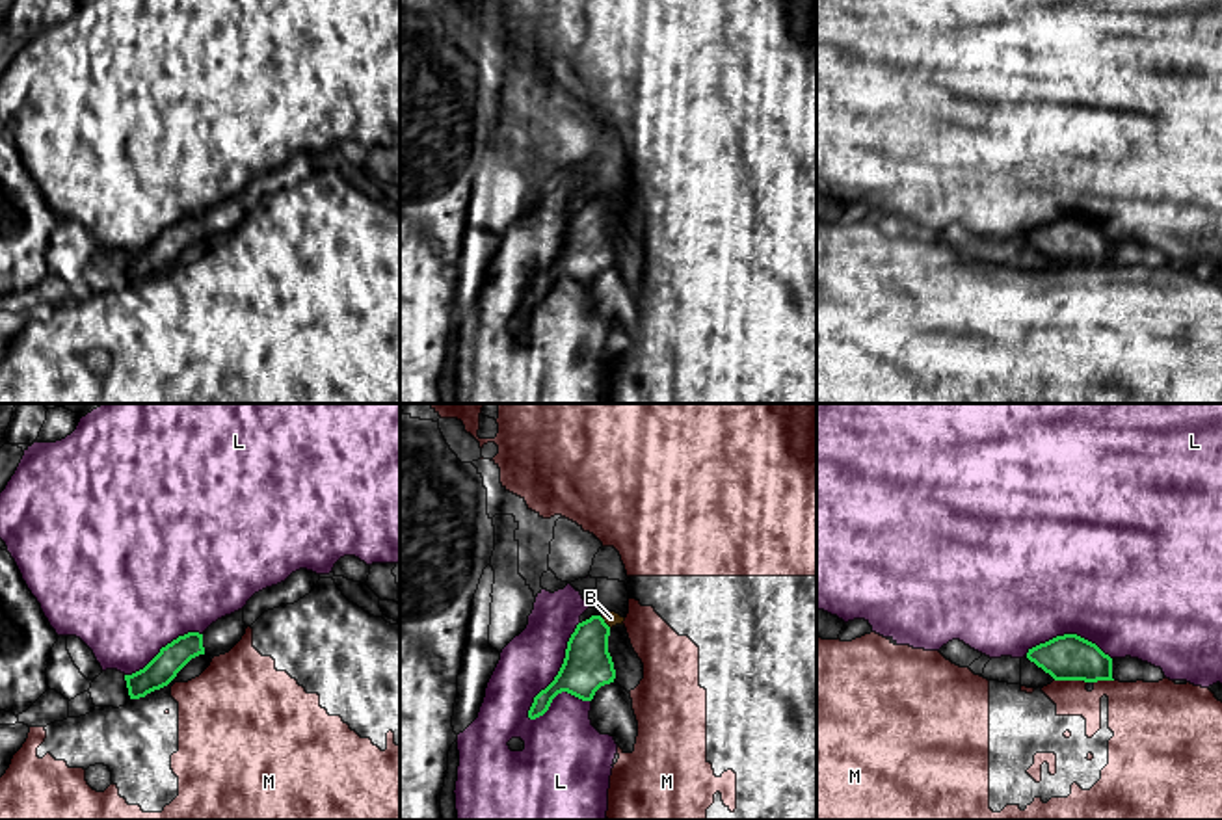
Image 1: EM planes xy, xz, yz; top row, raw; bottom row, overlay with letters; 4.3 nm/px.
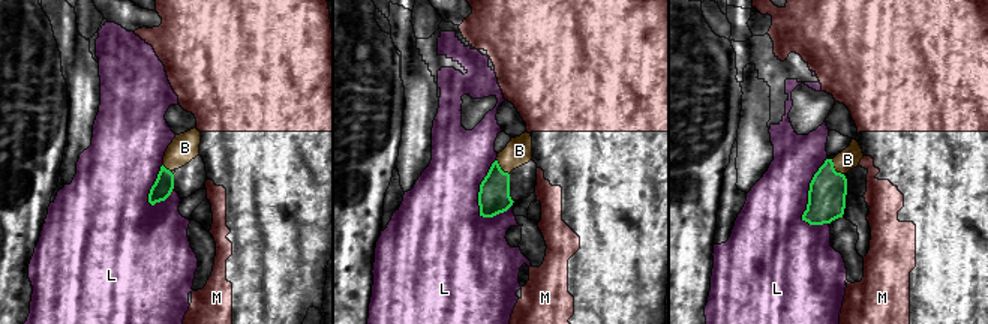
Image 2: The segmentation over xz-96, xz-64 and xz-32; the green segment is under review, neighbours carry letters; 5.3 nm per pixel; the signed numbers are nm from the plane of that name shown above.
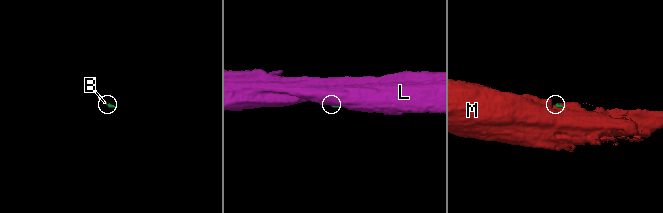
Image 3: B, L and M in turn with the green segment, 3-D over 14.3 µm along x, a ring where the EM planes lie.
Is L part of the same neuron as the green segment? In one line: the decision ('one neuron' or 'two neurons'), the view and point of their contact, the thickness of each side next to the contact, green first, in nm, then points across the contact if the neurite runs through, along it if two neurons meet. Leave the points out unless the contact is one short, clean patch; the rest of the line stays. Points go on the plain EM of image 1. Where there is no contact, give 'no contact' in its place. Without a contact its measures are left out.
two neurons; meets green in xz at (558, 255); 200 nm thick on the green side, 240 nm on the other

